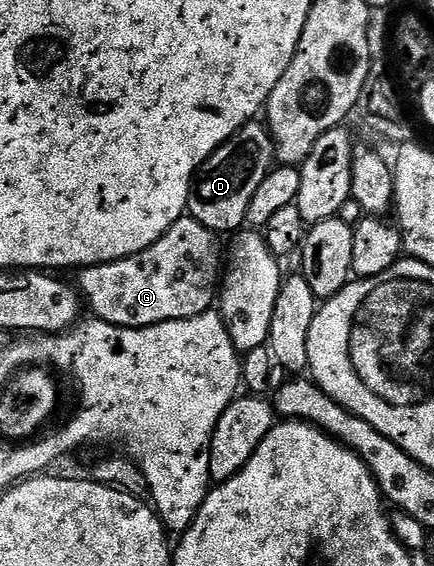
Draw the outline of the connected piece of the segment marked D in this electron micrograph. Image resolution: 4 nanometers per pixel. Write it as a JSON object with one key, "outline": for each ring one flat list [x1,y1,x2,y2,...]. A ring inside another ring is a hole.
{"outline":[[257,123,244,124,222,148,209,155,197,169,197,173,193,175,193,185,189,188,187,212,193,219,203,222,203,226,207,226,207,230,218,234,224,234,224,232,233,234,246,227,247,206,251,206,251,198,255,198,255,190,259,190,263,178,267,178,267,174,275,164,273,139,268,127,264,123]]}

